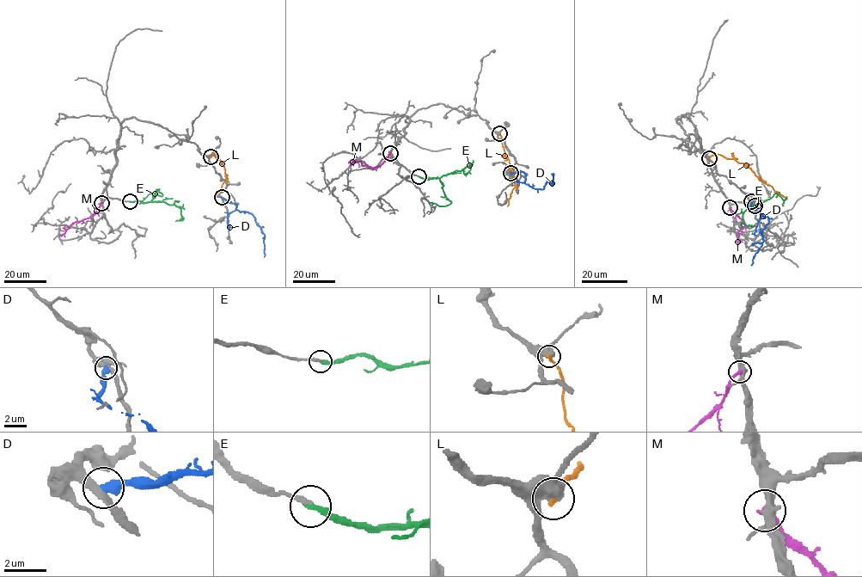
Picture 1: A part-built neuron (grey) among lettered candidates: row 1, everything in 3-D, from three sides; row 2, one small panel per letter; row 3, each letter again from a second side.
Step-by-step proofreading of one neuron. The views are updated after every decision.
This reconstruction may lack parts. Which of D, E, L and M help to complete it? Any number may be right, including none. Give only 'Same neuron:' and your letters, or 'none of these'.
Same neuron: E

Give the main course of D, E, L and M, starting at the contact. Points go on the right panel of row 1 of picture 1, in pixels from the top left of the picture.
D: (751, 201), (749, 207), (768, 217), (761, 232), (764, 241), (751, 265)
E: (755, 206), (777, 193), (784, 199), (786, 196), (784, 205)
L: (708, 158), (720, 155), (743, 162), (775, 191), (786, 197)
M: (730, 208), (745, 224), (738, 230), (736, 242), (740, 242)

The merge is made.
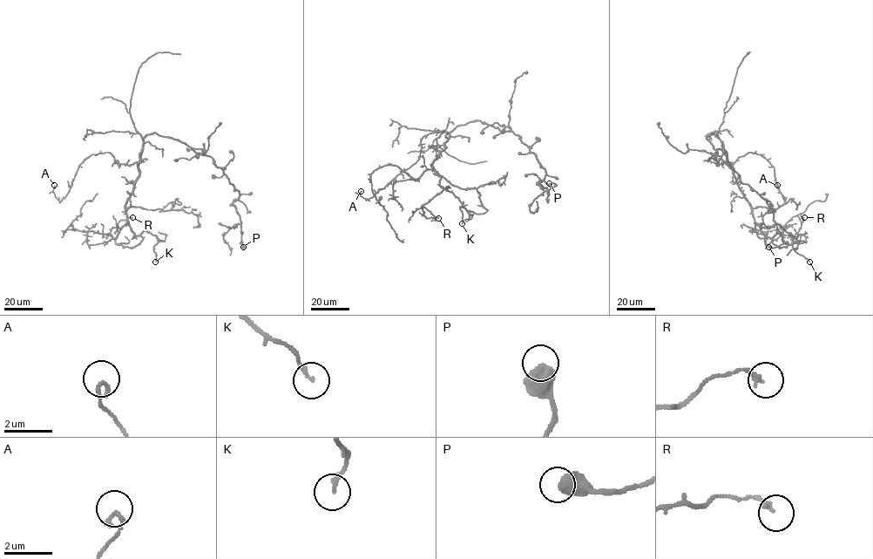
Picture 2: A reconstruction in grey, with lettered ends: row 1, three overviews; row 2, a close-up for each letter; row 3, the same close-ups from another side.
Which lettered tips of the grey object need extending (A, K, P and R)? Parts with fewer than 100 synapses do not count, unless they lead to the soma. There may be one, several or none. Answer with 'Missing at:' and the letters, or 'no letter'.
Missing at: no letter

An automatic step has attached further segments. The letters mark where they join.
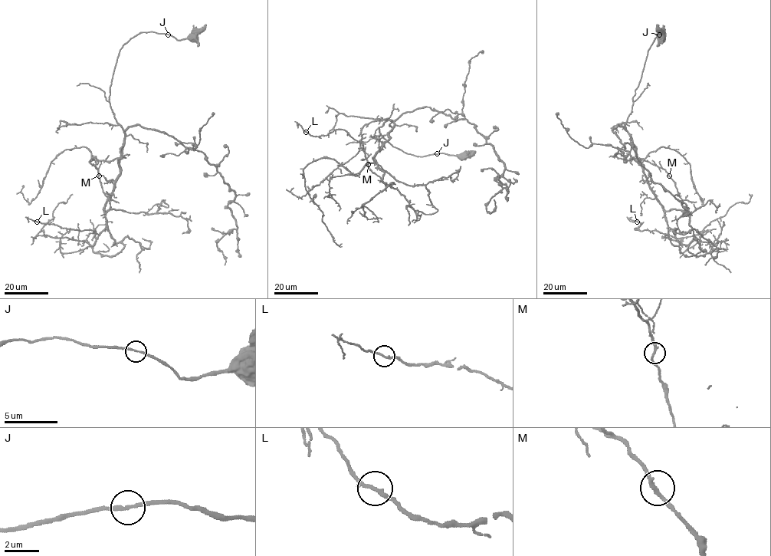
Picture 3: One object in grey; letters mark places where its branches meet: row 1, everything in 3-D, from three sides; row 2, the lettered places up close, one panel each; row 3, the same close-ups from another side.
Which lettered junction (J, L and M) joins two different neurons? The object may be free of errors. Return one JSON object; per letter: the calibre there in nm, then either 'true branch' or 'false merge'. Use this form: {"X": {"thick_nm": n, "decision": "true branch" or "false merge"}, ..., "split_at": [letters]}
{"J": {"thick_nm": 180, "decision": "true branch"}, "L": {"thick_nm": 190, "decision": "true branch"}, "M": {"thick_nm": 200, "decision": "true branch"}, "split_at": []}

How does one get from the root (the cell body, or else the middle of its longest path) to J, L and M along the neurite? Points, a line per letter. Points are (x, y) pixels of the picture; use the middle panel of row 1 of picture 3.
J: (462, 156), (460, 159), (455, 156), (437, 154)
L: (462, 156), (417, 156), (394, 147), (378, 127), (390, 120), (393, 127), (373, 162), (344, 130), (306, 132)
M: (462, 156), (405, 152), (381, 135), (385, 121), (393, 126), (383, 119), (362, 129), (368, 164)

